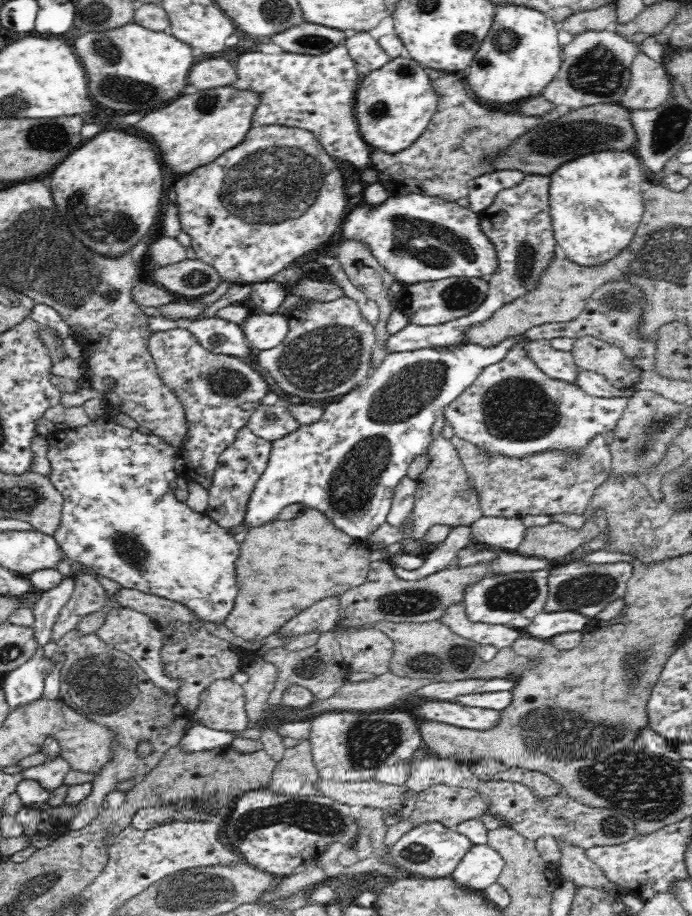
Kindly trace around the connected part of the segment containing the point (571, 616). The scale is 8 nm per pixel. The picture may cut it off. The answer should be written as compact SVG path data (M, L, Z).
M574 610L542 611L527 626L526 632L534 638L546 641L563 632L584 631L588 623L586 615Z

